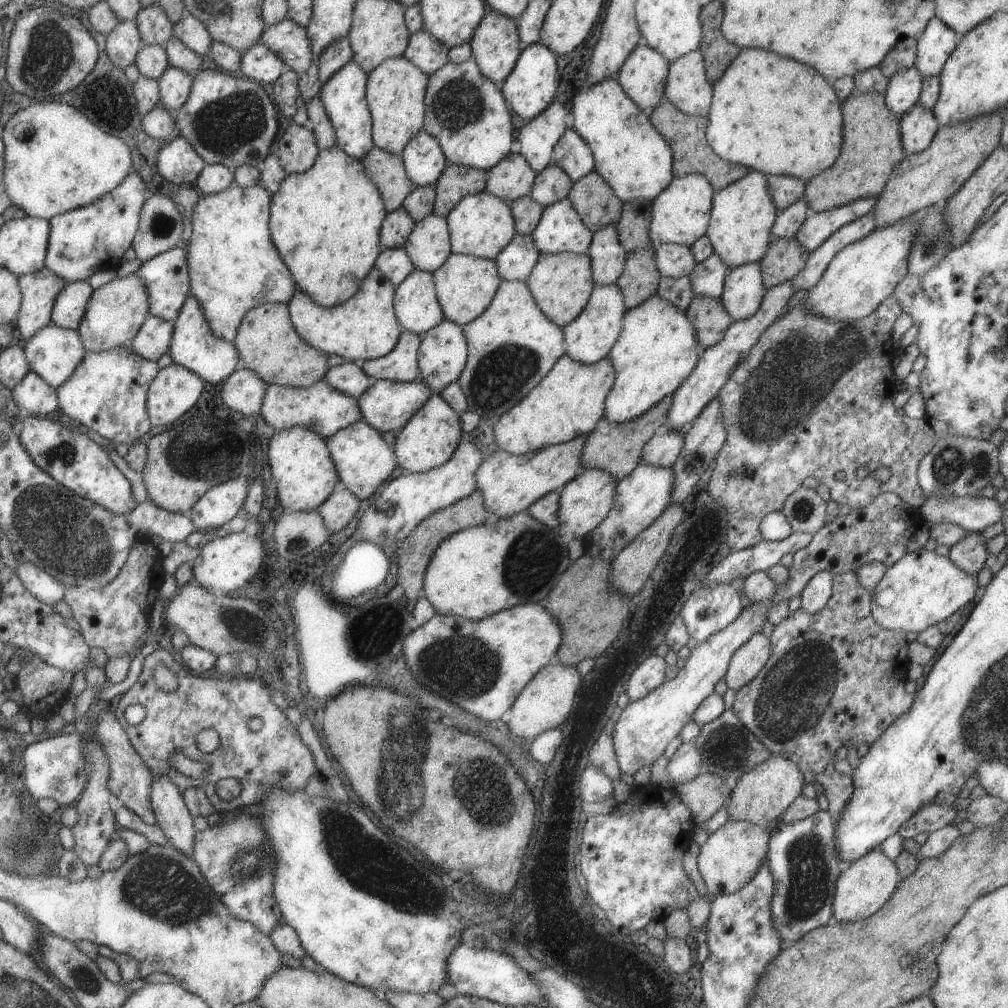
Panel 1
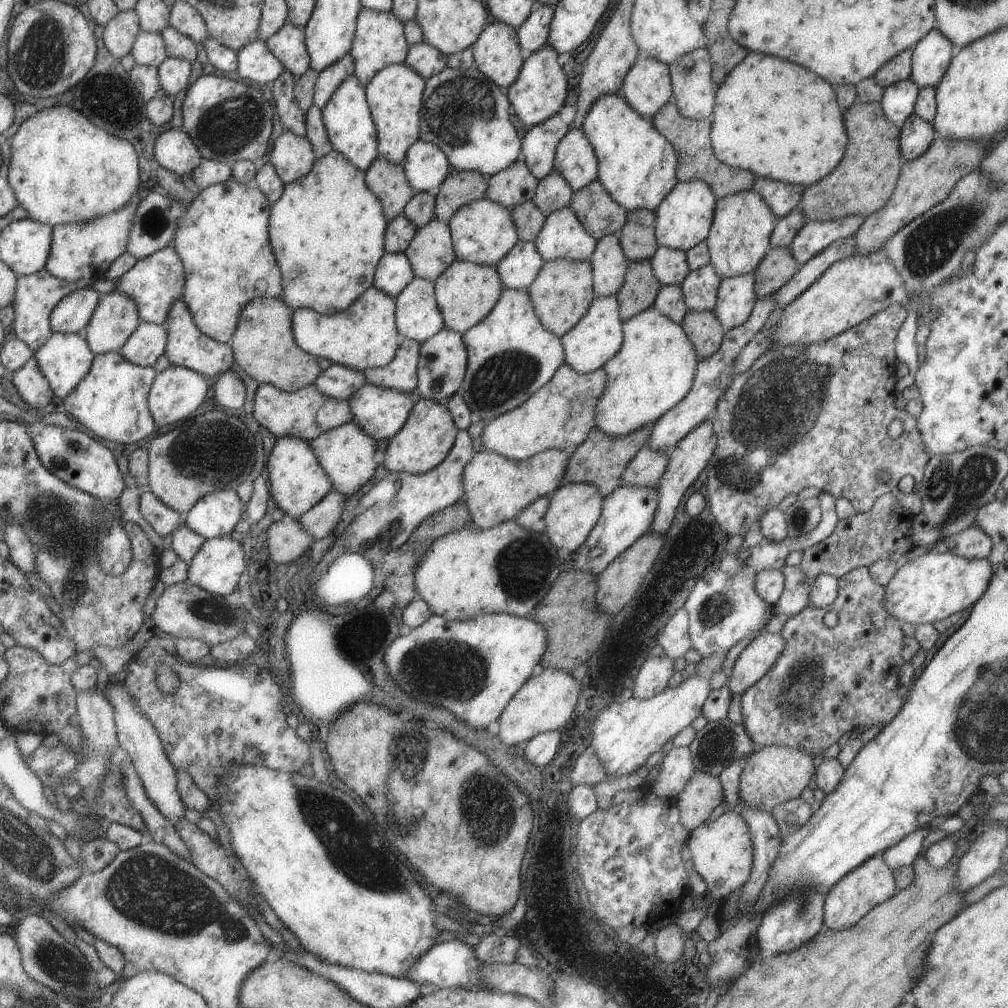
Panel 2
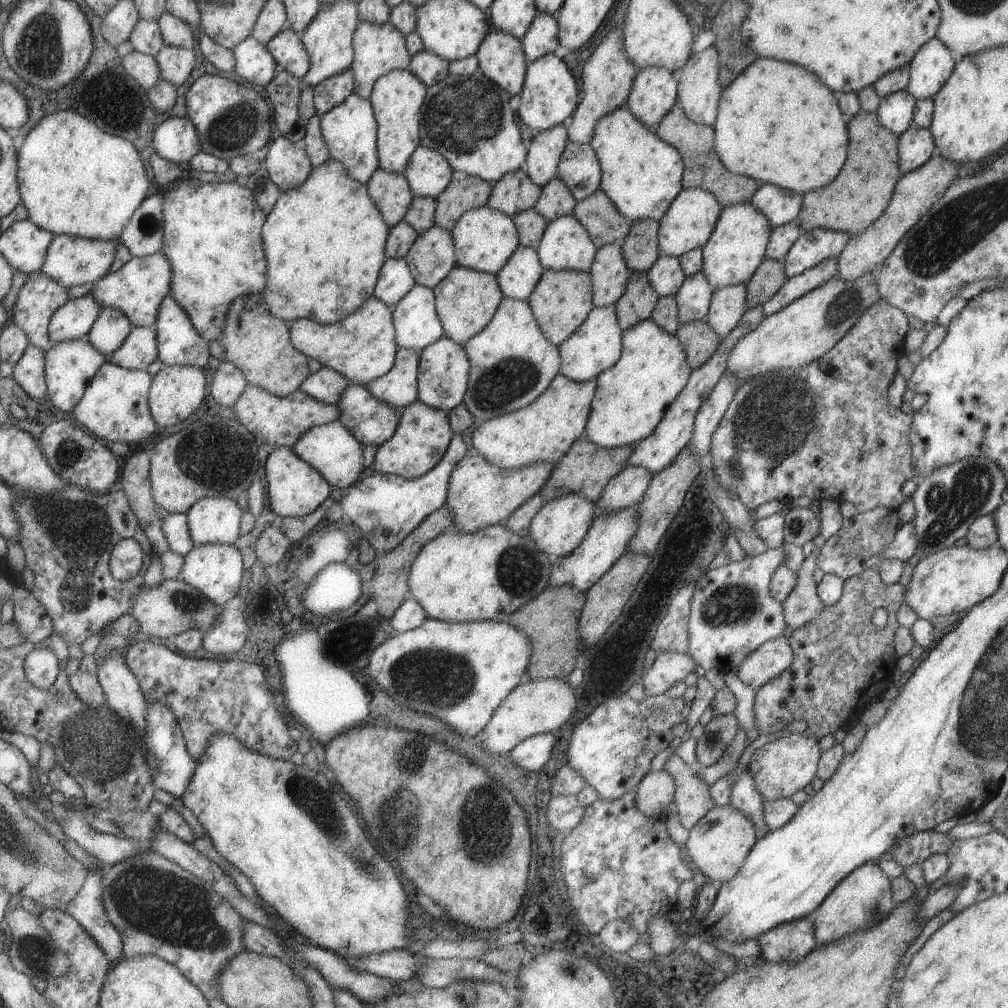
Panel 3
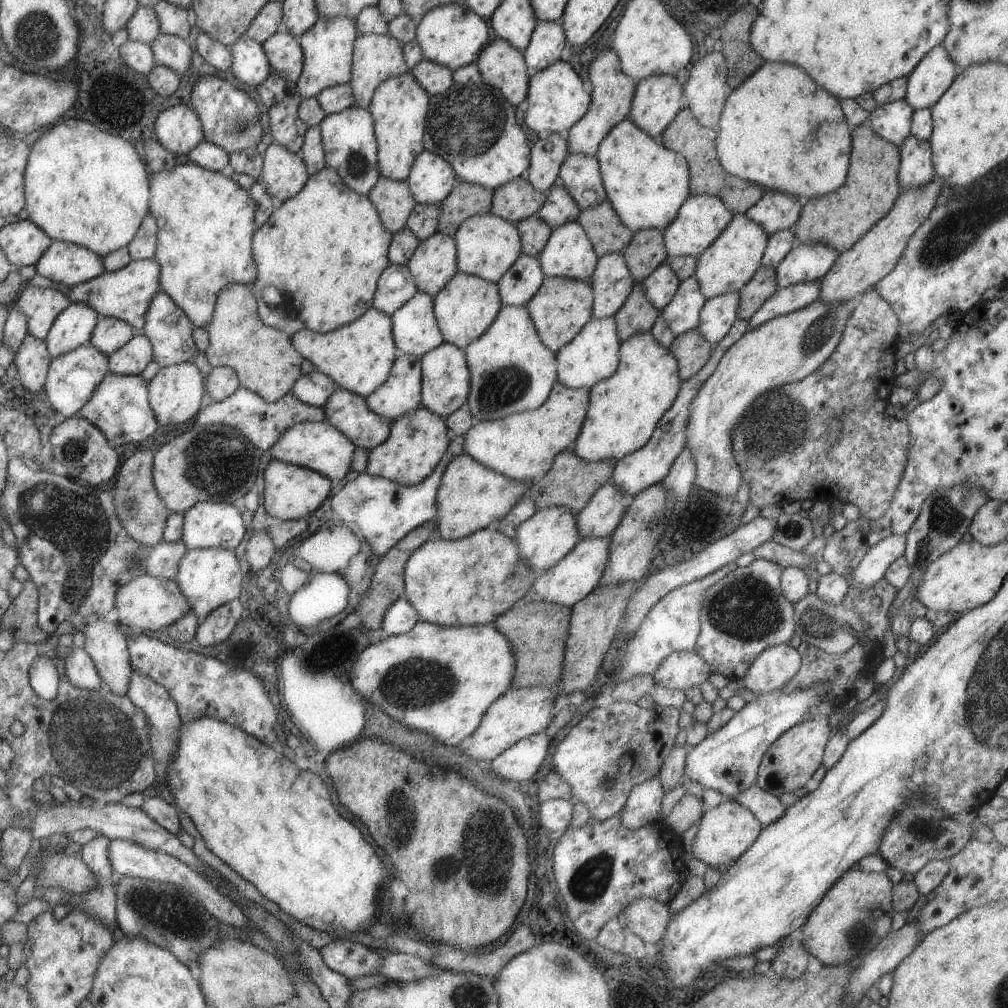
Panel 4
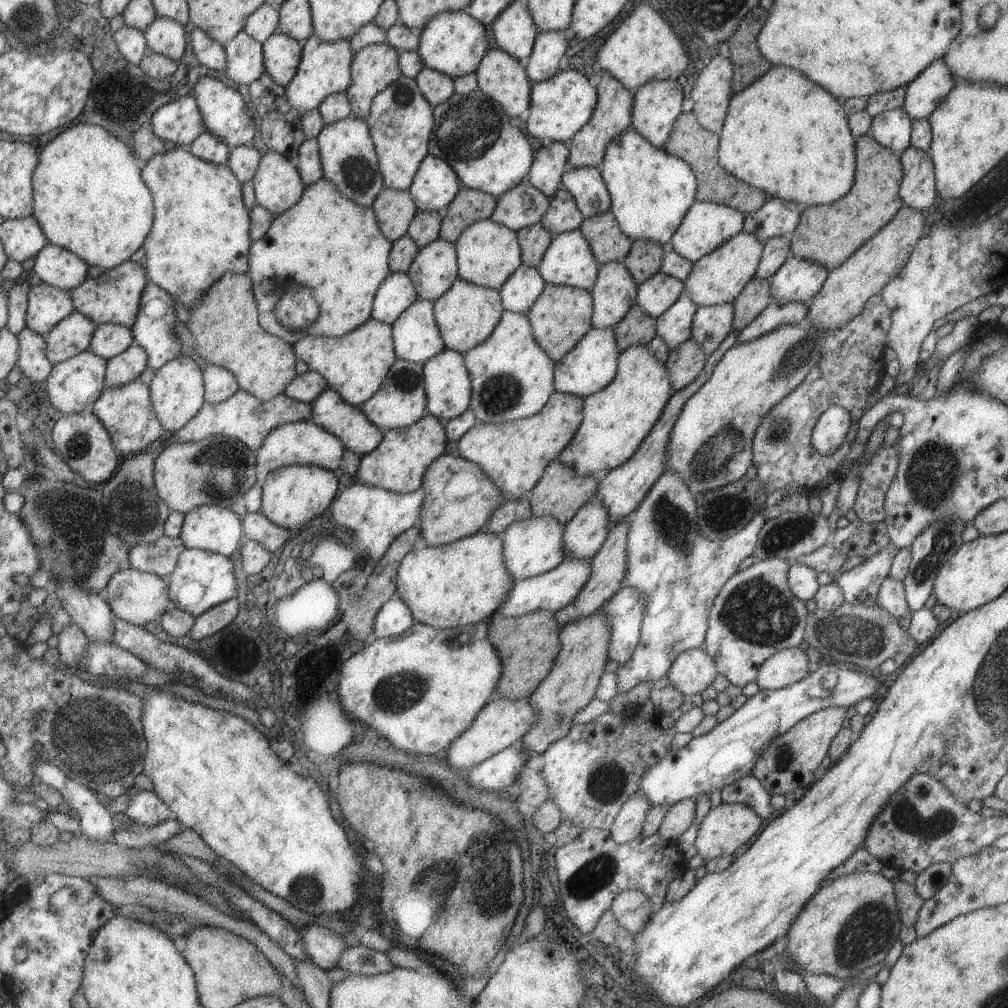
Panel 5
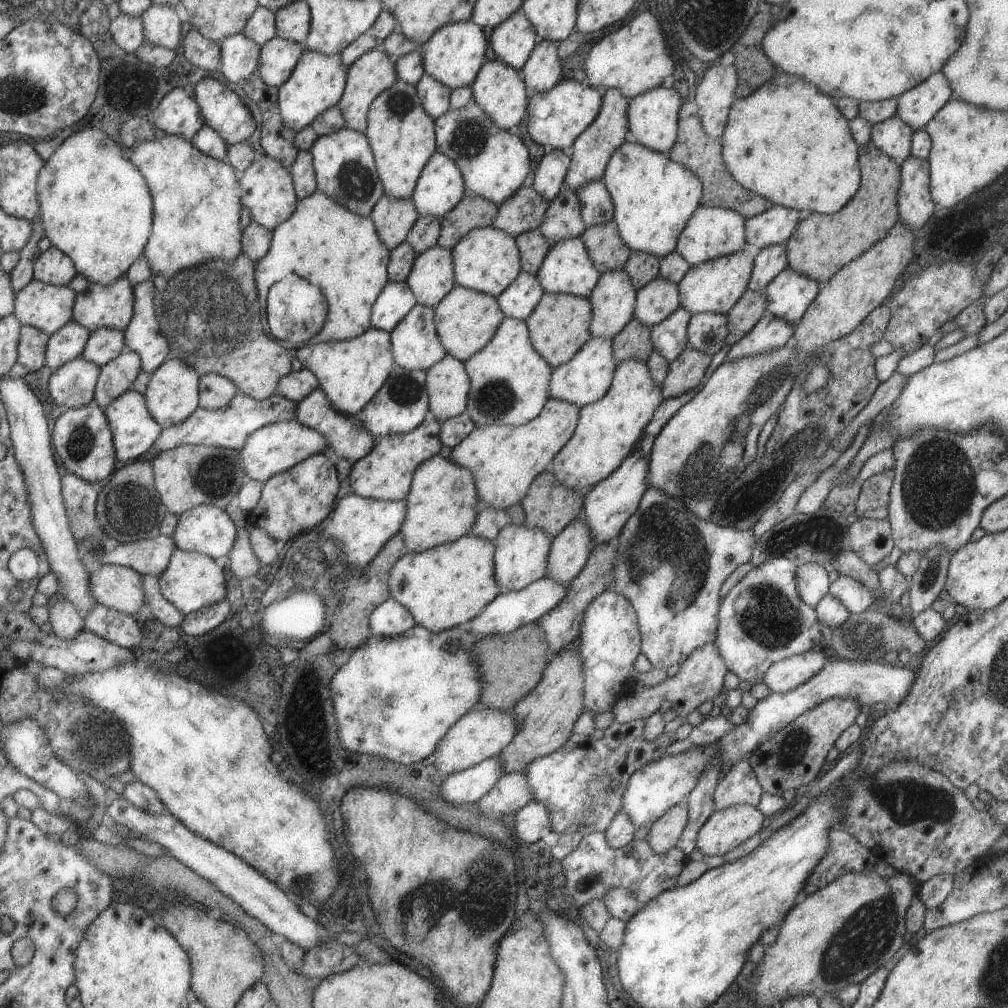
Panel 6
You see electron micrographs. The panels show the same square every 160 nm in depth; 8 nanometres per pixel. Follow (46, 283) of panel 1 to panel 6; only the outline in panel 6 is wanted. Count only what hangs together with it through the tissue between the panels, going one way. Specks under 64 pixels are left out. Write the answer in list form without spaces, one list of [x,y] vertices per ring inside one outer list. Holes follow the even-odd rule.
[[[31,279],[19,292],[13,301],[13,314],[21,325],[29,325],[50,335],[63,324],[72,319],[72,308],[75,293],[67,286],[48,285]]]

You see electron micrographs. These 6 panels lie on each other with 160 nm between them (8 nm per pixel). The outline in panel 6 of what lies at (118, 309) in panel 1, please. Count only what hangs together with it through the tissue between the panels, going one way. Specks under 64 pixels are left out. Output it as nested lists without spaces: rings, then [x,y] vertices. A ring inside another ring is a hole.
[[[96,328],[90,332],[81,356],[102,367],[123,352],[125,346],[123,331],[114,328]]]

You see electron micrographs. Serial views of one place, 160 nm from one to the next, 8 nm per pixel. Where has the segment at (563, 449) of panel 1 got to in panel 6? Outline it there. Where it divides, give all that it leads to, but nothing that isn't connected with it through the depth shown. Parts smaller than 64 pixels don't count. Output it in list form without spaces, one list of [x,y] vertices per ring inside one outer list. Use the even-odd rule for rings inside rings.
[[[439,453],[415,468],[404,501],[406,515],[399,532],[408,552],[421,552],[470,534],[481,508],[471,471],[451,459],[446,460]]]

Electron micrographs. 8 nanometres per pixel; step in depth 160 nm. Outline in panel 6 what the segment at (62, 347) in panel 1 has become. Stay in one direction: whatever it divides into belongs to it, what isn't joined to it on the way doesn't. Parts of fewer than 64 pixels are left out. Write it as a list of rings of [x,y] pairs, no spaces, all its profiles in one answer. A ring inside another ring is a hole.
[[[76,356],[52,371],[48,391],[52,401],[67,409],[76,409],[92,402],[100,367],[82,356]]]

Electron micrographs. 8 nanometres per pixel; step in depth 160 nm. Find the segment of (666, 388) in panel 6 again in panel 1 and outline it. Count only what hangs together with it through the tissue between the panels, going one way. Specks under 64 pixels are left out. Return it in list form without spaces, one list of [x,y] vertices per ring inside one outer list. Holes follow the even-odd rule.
[[[695,295],[685,311],[693,325],[700,350],[718,343],[733,322],[720,299]]]

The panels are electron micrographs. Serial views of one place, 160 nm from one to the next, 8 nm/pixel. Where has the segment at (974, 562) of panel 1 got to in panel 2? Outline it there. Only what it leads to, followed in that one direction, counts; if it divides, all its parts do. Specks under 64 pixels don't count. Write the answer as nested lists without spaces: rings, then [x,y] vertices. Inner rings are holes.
[[[976,525],[950,536],[946,544],[950,552],[967,560],[986,559],[992,548],[989,536]]]

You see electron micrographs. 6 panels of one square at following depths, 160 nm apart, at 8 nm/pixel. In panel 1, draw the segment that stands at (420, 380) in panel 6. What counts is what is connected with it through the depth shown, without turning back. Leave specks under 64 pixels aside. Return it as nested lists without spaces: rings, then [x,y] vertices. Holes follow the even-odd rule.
[[[403,329],[397,344],[385,355],[357,363],[373,379],[406,383],[420,378],[417,351],[421,336]]]

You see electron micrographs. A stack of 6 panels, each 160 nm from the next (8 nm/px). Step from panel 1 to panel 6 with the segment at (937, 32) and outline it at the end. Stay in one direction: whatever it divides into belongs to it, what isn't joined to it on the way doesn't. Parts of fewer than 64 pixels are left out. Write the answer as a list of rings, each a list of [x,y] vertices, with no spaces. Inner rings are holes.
[[[935,71],[896,97],[896,115],[913,131],[923,128],[952,96],[945,75]]]

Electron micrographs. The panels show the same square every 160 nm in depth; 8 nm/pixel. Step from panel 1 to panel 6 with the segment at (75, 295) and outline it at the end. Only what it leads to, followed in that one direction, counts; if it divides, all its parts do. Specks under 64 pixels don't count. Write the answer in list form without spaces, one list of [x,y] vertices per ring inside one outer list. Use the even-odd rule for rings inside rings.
[[[73,319],[48,335],[44,352],[46,364],[51,370],[59,368],[68,360],[81,356],[90,330]]]

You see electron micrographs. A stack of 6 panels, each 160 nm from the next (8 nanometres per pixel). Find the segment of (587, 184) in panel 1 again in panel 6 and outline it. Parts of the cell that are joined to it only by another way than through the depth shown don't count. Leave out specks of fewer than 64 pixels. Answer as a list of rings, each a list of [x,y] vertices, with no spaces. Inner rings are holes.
[[[613,220],[586,227],[580,237],[600,274],[624,268],[631,250],[621,240]]]

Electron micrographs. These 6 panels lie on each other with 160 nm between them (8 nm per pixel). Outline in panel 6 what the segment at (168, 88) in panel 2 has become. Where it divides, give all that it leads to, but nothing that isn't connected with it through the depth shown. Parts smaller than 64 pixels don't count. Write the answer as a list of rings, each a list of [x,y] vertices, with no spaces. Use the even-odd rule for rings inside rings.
[[[151,5],[140,16],[144,40],[155,46],[175,50],[181,42],[183,16],[169,5]]]

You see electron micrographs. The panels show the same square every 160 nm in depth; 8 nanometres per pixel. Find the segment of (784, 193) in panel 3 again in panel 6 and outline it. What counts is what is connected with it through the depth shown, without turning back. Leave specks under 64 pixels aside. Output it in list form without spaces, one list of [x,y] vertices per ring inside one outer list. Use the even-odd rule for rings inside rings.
[[[770,204],[765,212],[744,219],[746,246],[758,251],[769,245],[785,244],[799,221],[795,209]]]

